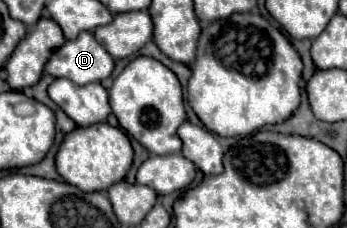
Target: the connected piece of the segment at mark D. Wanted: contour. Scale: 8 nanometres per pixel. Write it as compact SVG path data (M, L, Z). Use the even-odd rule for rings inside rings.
M81 32L77 40L67 40L45 64L45 72L55 78L67 78L77 86L101 82L111 76L115 60L95 40L93 32Z

